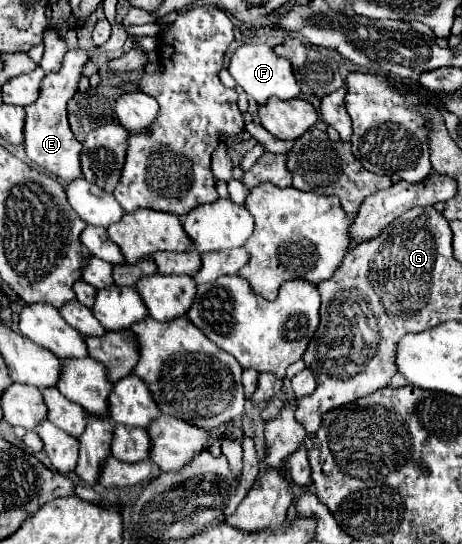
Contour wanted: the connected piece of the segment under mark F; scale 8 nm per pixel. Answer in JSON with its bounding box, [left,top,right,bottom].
[229,43,299,105]

